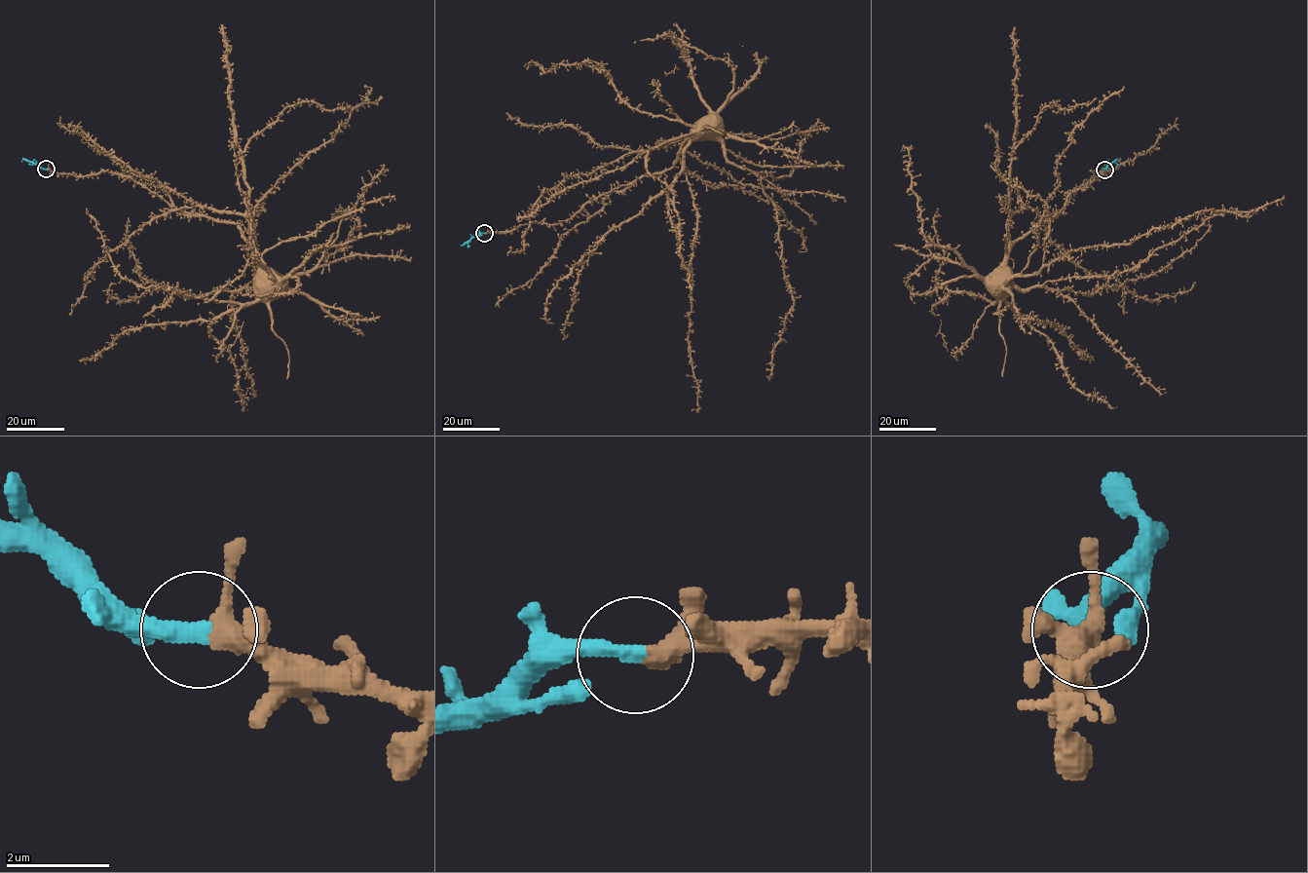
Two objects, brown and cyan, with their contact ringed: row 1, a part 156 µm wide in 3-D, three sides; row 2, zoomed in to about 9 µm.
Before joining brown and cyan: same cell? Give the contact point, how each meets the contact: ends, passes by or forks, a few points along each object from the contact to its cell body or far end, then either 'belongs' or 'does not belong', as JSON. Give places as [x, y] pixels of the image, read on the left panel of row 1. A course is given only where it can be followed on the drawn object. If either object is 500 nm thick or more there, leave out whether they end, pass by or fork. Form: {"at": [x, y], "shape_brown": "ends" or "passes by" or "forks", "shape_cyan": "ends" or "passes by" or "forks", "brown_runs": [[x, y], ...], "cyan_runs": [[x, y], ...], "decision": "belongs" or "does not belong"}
{"at": [46, 169], "shape_brown": "passes by", "shape_cyan": "ends", "brown_runs": [[46, 169], [121, 172], [178, 212], [233, 221], [258, 260], [248, 289], [261, 278], [255, 205]], "cyan_runs": [[46, 169], [23, 159], [21, 162]], "decision": "belongs"}

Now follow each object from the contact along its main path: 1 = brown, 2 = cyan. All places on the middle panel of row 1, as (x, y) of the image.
1: (484, 233), (570, 219), (605, 193), (669, 169), (694, 134), (685, 149), (696, 210), (691, 410)
2: (484, 233), (460, 245)

